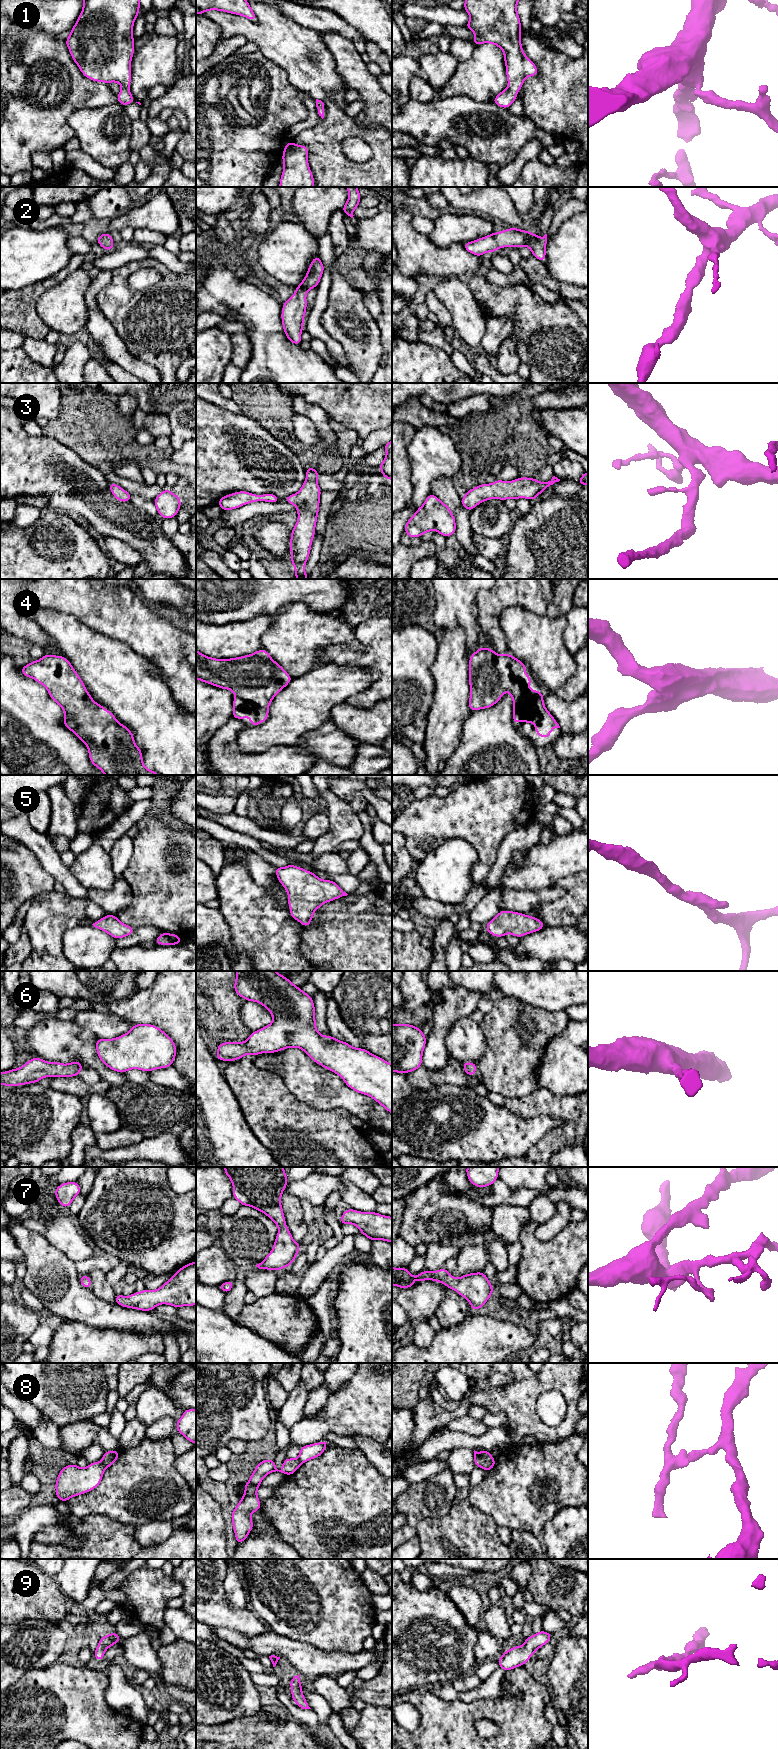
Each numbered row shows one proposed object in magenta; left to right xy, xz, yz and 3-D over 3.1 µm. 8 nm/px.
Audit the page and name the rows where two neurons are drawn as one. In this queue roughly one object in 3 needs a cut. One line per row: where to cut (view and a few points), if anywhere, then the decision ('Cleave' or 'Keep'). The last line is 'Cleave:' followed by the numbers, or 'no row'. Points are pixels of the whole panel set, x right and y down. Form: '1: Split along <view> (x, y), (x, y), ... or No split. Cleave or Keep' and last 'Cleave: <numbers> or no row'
1: No split. Keep
2: No split. Keep
3: No split. Keep
4: No split. Keep
5: No split. Keep
6: No split. Keep
7: No split. Keep
8: Split along xy (101, 1462), (105, 1467). Cleave
9: No split. Keep
Cleave: 8

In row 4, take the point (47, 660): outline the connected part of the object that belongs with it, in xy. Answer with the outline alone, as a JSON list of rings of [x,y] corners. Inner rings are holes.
[[[45,654],[40,660],[31,661],[23,666],[21,673],[26,677],[33,678],[36,682],[46,687],[49,696],[65,712],[63,717],[64,726],[86,744],[90,762],[105,775],[159,775],[156,771],[149,770],[144,766],[142,750],[135,744],[133,733],[125,725],[119,723],[112,712],[106,710],[101,704],[94,702],[82,679],[67,658]]]

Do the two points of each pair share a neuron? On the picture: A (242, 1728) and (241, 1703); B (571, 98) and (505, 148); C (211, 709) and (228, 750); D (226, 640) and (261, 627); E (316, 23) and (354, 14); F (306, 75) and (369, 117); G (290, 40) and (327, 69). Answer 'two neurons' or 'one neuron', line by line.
A: two neurons
B: two neurons
C: two neurons
D: one neuron
E: two neurons
F: two neurons
G: one neuron

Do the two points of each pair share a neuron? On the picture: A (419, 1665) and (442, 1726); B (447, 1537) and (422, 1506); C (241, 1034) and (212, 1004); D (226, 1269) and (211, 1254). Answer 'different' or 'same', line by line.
A: different
B: different
C: same
D: same

